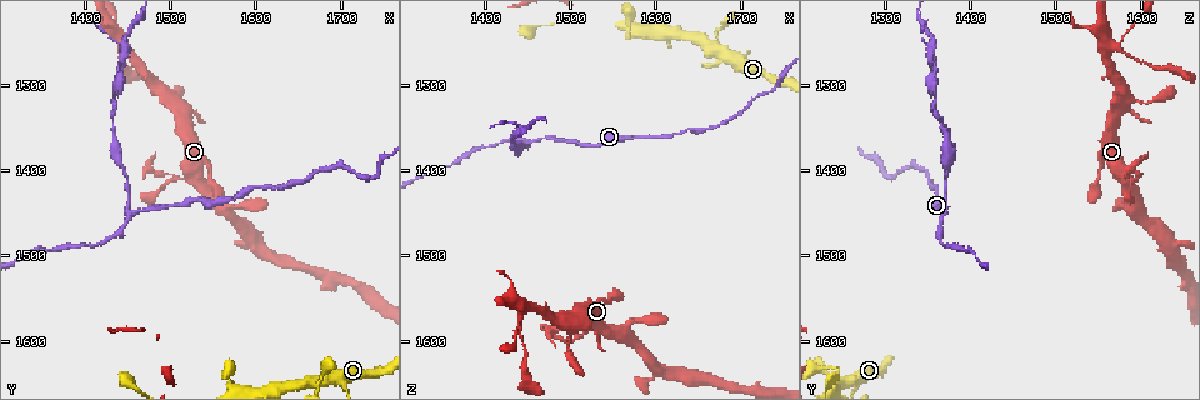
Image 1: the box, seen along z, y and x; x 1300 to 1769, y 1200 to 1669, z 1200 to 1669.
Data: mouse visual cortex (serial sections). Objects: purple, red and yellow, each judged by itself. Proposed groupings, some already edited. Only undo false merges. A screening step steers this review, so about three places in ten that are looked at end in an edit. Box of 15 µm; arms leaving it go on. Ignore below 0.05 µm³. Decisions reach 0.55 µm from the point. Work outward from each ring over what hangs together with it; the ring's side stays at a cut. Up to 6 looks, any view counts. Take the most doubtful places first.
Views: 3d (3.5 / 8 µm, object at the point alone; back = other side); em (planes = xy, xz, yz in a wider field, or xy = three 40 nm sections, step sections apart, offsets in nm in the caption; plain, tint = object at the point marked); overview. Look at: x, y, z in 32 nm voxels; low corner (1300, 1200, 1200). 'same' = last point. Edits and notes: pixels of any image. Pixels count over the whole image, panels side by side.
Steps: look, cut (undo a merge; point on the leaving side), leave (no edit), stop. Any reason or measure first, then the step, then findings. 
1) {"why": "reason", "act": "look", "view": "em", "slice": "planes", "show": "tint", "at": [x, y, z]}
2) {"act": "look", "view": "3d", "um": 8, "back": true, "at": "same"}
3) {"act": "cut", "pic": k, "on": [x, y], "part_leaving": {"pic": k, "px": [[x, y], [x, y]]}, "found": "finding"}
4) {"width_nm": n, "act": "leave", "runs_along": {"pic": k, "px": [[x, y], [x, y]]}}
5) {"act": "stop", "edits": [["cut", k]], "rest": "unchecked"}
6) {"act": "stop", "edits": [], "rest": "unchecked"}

{"why": "three-way junction", "act": "look", "view": "3d", "um": 3.5, "at": [1455, 1450, 1365]}

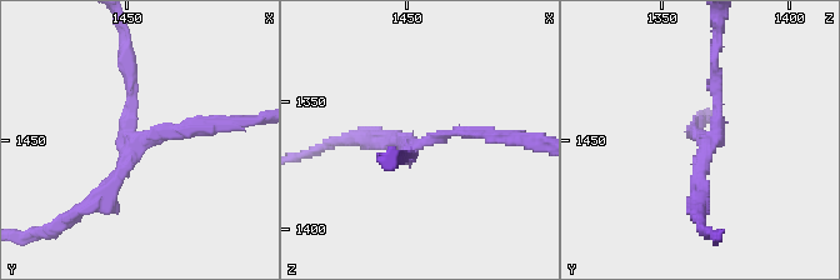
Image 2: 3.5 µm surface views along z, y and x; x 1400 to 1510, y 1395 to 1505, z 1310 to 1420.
{"arms": 3, "arm_widths_nm": [150, 150, 200], "act": "look", "view": "em", "slice": "xy", "step": 1, "show": "tint", "at": [1454, 1449, 1367]}

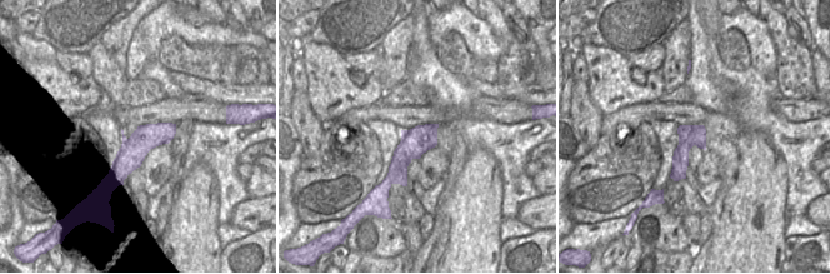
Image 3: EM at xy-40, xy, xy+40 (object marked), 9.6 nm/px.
{"width_nm": 280, "act": "cut", "pic": 2, "on": [128, 73], "part_leaving": {"pic": 2, "px": [[129, 120], [129, 43], [125, 35]]}, "found": "two cells meet here"}

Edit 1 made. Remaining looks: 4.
{"why": "thin neck", "act": "look", "view": "3d", "um": 3.5, "at": [1500, 1415, 1590]}

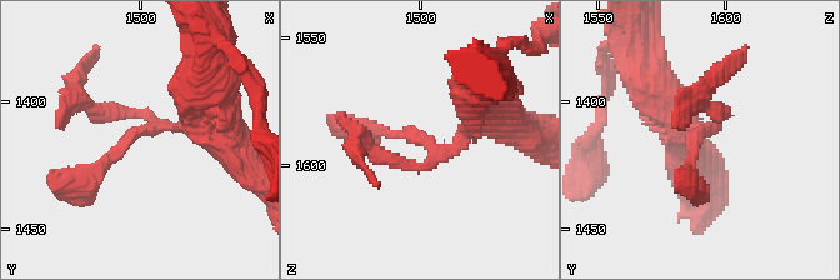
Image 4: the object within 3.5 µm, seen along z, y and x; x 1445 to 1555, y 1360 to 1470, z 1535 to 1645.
{"arms": 3, "arm_widths_nm": [200, 200, 200], "why": "need the tissue", "act": "look", "view": "em", "slice": "xy", "step": 3, "show": "tint", "at": [1499, 1413, 1590]}

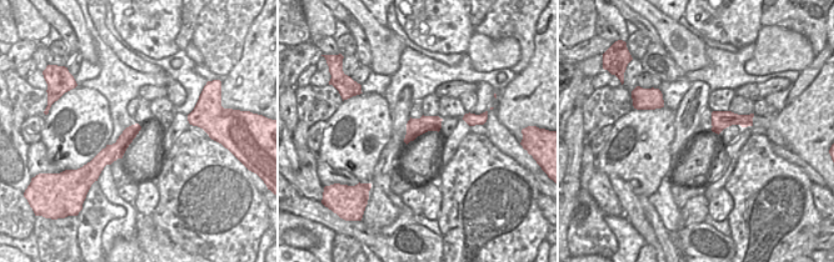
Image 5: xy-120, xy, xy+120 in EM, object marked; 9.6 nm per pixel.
{"act": "cut", "pic": 4, "on": [383, 159], "part_leaving": {"pic": 4, "px": [[424, 166], [359, 138], [363, 166]]}, "found": "two cells meet here"}

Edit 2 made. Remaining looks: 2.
{"act": "stop", "edits": [["cut", 2], ["cut", 4]], "rest": "unchecked"}

